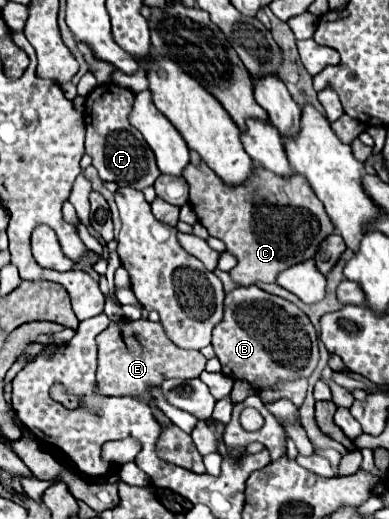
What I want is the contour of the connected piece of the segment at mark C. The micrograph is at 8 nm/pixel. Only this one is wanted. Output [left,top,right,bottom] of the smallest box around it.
[182,162,334,286]

